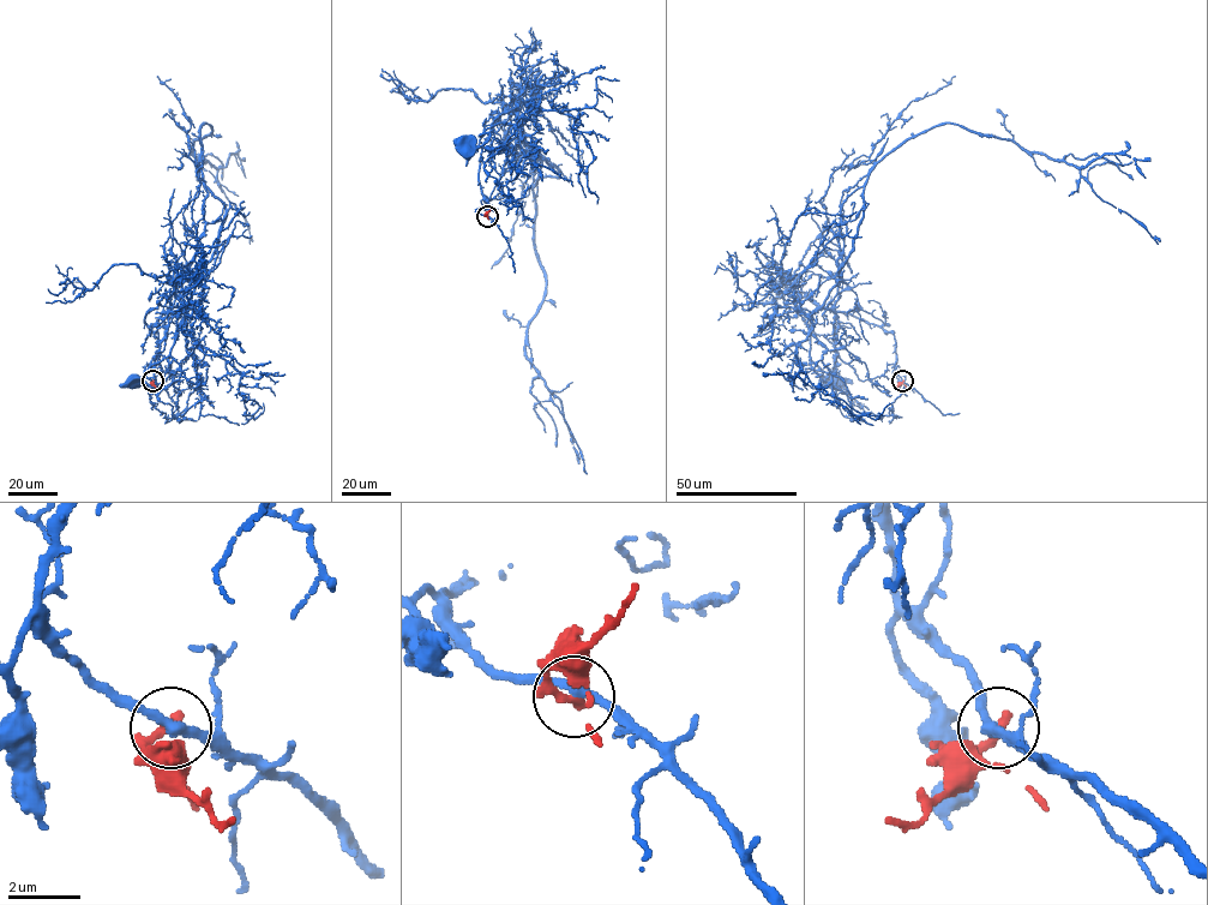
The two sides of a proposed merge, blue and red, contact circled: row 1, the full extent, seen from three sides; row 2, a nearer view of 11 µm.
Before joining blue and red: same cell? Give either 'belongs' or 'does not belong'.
does not belong

